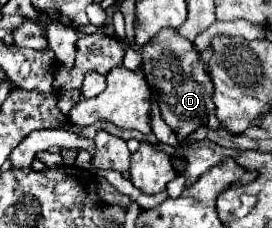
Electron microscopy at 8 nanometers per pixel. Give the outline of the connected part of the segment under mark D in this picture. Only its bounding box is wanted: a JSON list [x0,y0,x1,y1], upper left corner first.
[142,29,216,143]

